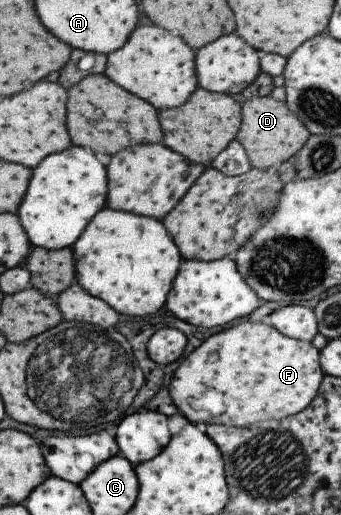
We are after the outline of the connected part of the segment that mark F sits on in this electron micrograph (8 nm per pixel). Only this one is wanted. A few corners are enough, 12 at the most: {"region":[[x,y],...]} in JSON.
{"region":[[245,320],[208,336],[167,390],[189,423],[303,410],[309,341]]}

